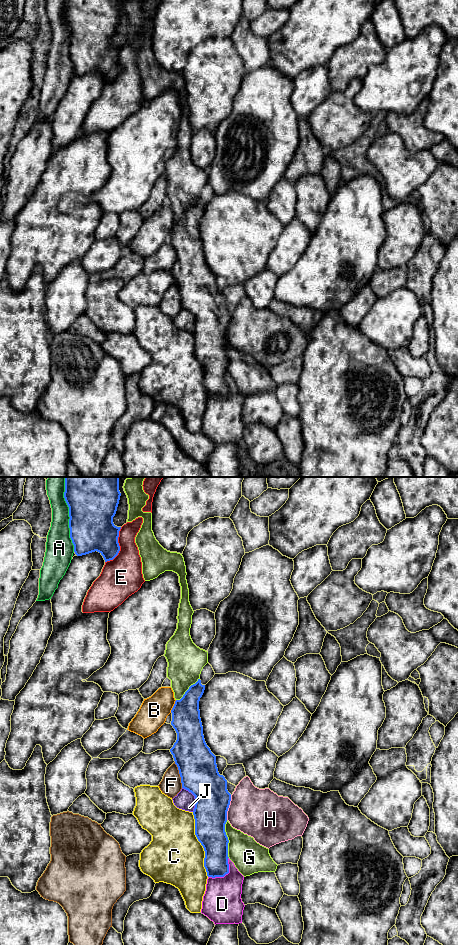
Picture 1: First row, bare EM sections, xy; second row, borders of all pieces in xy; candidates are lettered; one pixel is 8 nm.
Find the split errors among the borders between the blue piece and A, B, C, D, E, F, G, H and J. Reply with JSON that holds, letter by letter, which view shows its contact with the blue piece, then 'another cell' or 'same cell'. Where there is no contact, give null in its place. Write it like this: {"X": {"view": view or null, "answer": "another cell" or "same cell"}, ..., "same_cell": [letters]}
{"A": {"view": "xy", "answer": "another cell"}, "B": {"view": "xy", "answer": "another cell"}, "C": {"view": "xy", "answer": "another cell"}, "D": {"view": "xy", "answer": "another cell"}, "E": {"view": "xy", "answer": "another cell"}, "F": {"view": "xy", "answer": "another cell"}, "G": {"view": "xy", "answer": "same cell"}, "H": {"view": "xy", "answer": "another cell"}, "J": {"view": "xy", "answer": "another cell"}, "same_cell": ["G"]}

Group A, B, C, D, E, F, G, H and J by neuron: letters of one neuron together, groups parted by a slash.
A / B / C / D / E / F / G / H / J

